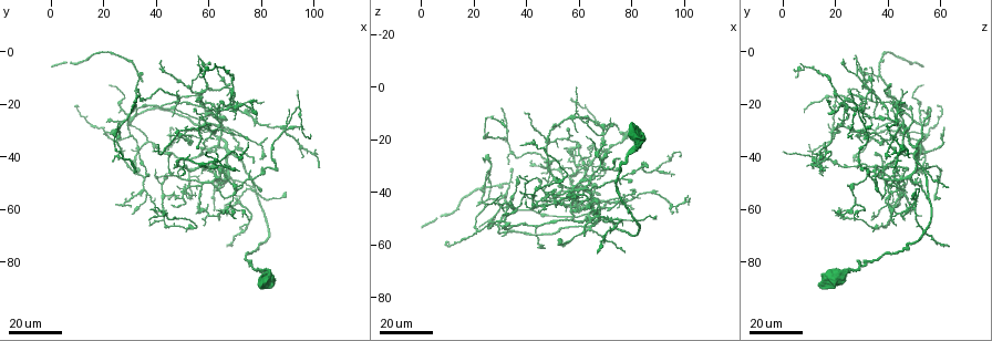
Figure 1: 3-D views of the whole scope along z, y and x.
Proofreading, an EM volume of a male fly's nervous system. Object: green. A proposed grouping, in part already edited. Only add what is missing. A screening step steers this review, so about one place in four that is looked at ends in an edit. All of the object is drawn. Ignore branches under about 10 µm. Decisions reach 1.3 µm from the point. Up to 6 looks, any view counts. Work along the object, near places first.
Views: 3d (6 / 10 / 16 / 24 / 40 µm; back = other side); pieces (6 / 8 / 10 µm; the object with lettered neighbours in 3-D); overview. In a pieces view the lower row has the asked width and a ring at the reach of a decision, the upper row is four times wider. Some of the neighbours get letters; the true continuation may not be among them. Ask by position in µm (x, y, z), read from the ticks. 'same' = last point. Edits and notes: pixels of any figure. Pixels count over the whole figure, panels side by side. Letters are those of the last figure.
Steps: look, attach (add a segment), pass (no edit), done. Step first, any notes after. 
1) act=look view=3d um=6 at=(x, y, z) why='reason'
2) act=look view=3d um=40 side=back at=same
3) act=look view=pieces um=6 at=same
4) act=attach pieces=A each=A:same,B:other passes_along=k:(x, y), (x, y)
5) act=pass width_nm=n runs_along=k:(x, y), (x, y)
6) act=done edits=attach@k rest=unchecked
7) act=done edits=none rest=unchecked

act=look view=3d um=24 at=(62, 60, 58)

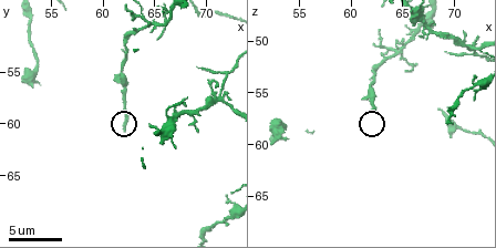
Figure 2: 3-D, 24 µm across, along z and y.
act=look view=pieces um=8 at=(62.0, 60.4, 56.8)

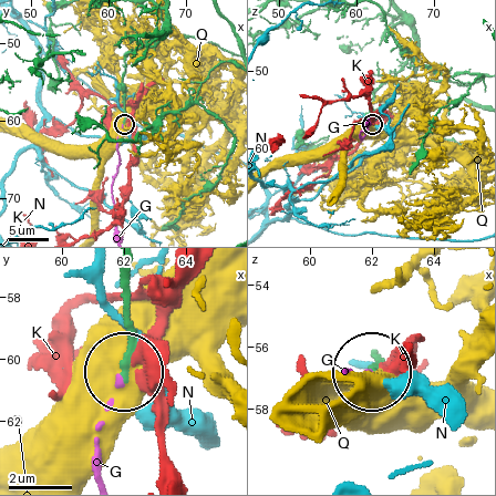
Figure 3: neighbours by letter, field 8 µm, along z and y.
act=attach pieces=G width_nm=170 each=G:same,K:other,N:other,Q:other passes_along=3:(124, 102), (112, 182), (116, 229) found='it goes on there'

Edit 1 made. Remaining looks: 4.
act=look view=3d um=24 at=(10, 22, 59) why='an open end'

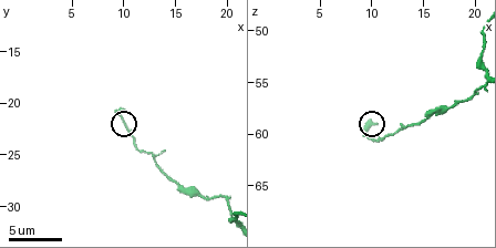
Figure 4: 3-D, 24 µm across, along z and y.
act=look view=pieces um=8 at=(10.4, 20.8, 58.8)

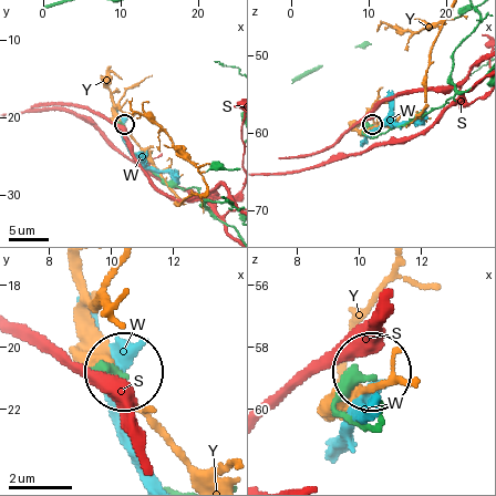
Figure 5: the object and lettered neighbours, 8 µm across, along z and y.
act=pass each=S:other,W:other,Y:other found='none of them fits'

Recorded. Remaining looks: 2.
act=look view=3d um=16 at=(0, 5, 53) why='branch stops here'

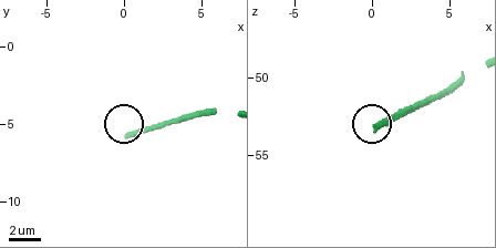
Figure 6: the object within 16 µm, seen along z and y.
act=look view=pieces um=8 at=(0.2, 5.6, 53.4)

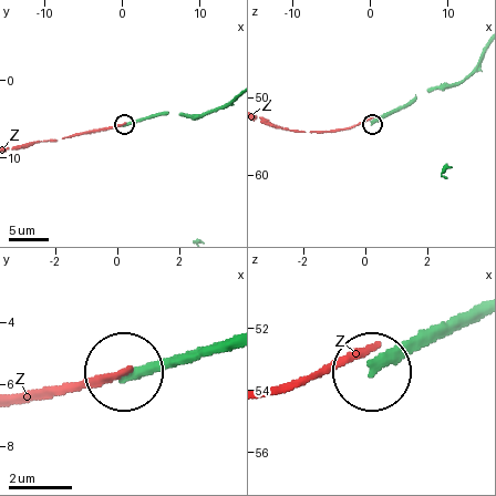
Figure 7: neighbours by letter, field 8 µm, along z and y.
act=pass width_nm=320 each=Z:other found='none of them fits'

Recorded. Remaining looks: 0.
act=done edits=attach@3 rest=unchecked

